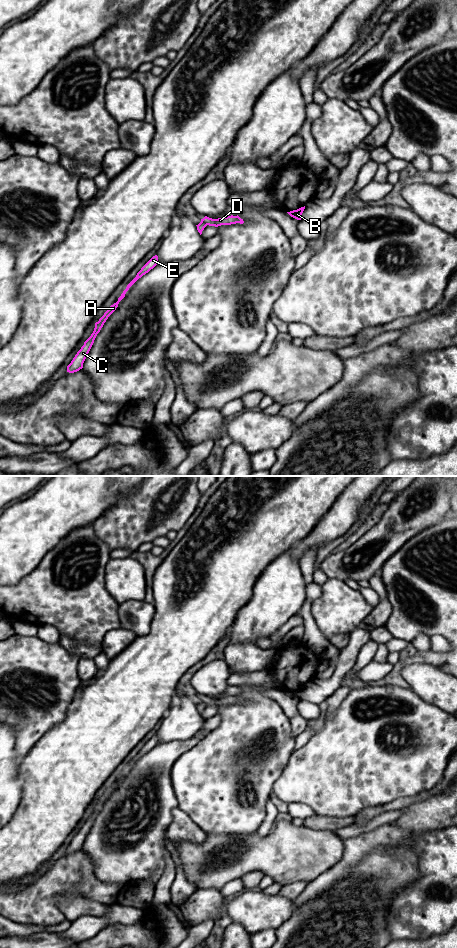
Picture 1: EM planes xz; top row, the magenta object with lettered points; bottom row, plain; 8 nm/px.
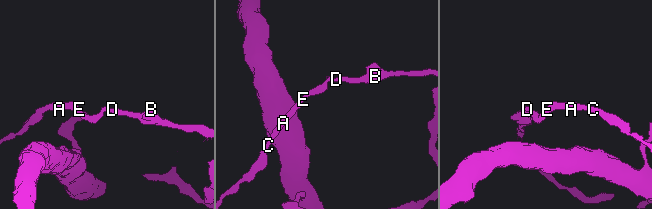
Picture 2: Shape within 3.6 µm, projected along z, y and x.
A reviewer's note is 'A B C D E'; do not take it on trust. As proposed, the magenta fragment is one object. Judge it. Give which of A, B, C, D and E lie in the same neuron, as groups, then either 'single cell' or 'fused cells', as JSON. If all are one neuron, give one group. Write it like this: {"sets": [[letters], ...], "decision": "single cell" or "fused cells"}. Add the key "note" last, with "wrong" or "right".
{"sets": [["A", "C", "E"], ["B", "D"]], "decision": "fused cells", "note": "wrong"}

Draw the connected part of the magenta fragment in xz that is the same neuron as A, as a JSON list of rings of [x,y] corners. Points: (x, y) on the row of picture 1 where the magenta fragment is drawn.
[[[153,256],[137,273],[136,277],[127,285],[126,289],[123,291],[121,296],[118,298],[118,301],[111,305],[109,309],[104,313],[104,315],[99,319],[98,322],[95,323],[95,328],[91,336],[84,342],[84,345],[81,347],[81,349],[77,352],[71,363],[67,366],[67,372],[74,373],[79,371],[83,368],[83,363],[86,359],[86,356],[88,355],[94,340],[97,336],[97,334],[100,332],[101,328],[103,327],[104,323],[108,319],[108,317],[116,310],[118,307],[119,302],[125,297],[126,292],[129,290],[129,288],[143,275],[148,273],[151,269],[153,269],[158,262],[158,256]]]

